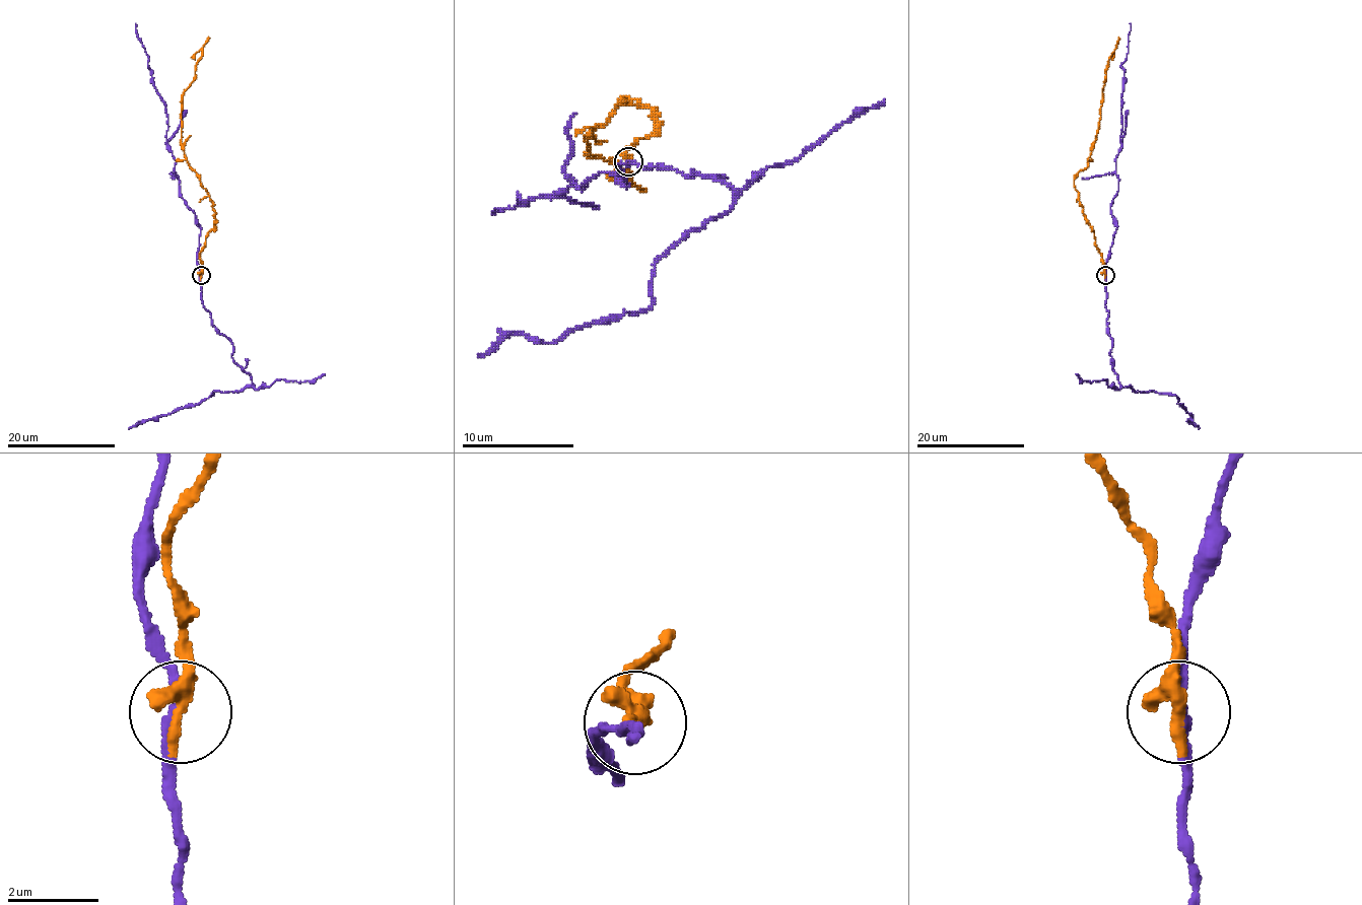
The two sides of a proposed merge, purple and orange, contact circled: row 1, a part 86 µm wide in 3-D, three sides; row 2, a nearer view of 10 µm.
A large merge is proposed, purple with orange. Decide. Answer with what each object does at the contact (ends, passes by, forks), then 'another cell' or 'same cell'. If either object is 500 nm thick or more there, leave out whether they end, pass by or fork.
purple passes by | orange ends | another cell

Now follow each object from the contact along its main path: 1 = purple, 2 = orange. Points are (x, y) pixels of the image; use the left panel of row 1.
1: (200, 275), (202, 303), (212, 325), (231, 343), (231, 357), (251, 376), (252, 388), (214, 393), (129, 429)
2: (202, 275), (200, 255), (215, 213), (188, 165), (182, 117), (183, 92), (208, 37)

